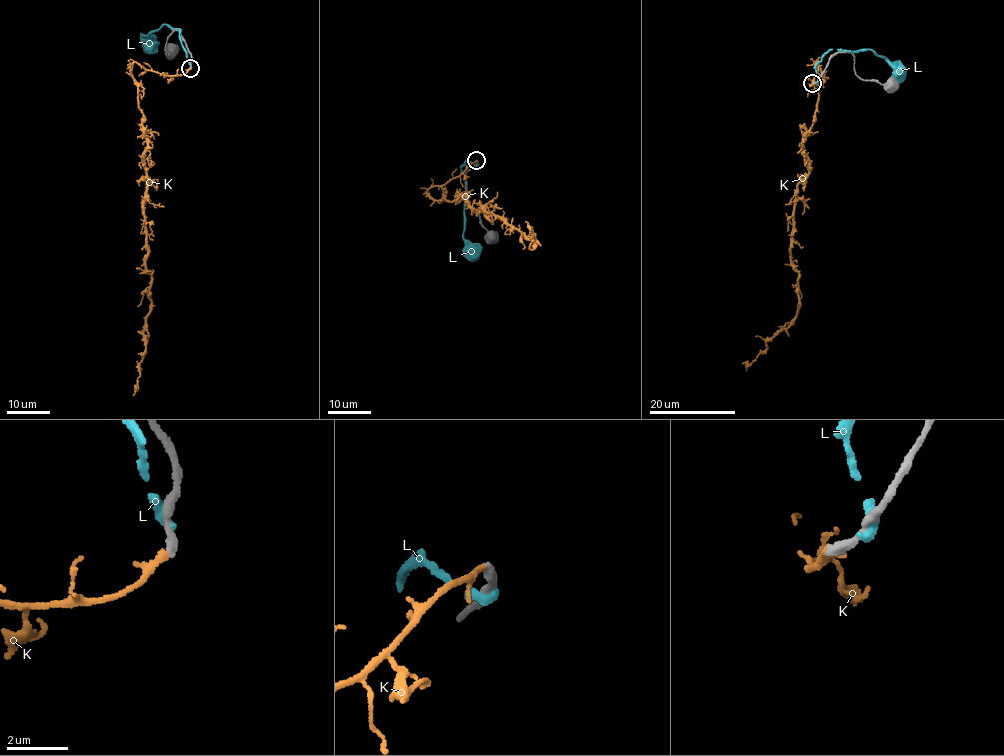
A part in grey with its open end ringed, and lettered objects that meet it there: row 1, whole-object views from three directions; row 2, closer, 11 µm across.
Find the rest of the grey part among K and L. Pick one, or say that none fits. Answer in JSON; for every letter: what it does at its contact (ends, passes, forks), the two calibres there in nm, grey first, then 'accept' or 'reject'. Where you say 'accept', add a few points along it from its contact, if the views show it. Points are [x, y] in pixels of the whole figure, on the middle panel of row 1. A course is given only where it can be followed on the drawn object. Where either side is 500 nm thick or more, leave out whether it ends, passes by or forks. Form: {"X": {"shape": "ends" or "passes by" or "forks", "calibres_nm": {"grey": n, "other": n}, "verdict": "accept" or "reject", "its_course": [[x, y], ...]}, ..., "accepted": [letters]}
{"K": {"shape": "passes by", "calibres_nm": {"grey": 320, "other": 160}, "verdict": "accept", "its_course": [[476, 161], [427, 193], [467, 196], [536, 243], [531, 249], [530, 230]]}, "L": {"shape": "ends", "calibres_nm": {"grey": 260, "other": 420}, "verdict": "reject"}, "accepted": ["K"]}

